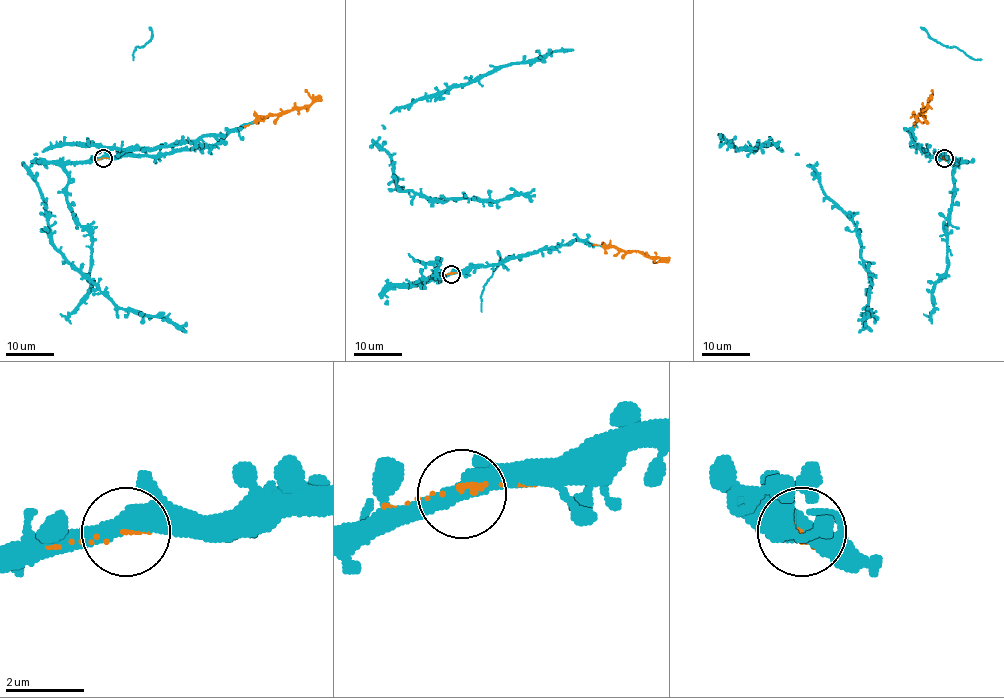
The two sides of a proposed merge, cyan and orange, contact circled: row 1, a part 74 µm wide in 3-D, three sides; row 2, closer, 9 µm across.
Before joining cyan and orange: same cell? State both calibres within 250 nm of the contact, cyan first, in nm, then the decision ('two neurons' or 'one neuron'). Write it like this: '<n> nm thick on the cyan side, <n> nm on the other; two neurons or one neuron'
460 nm thick on the cyan side, 110 nm on the other; one neuron

